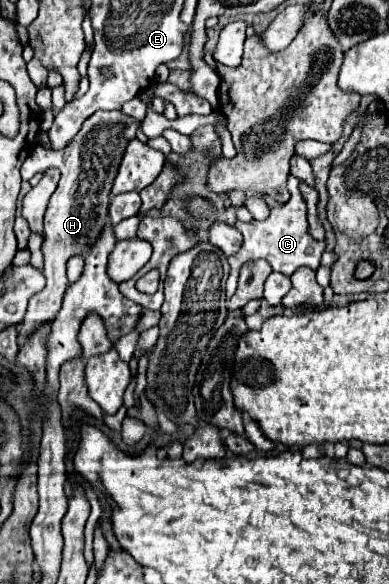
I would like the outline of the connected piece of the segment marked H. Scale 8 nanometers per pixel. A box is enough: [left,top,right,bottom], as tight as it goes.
[19,110,139,342]

